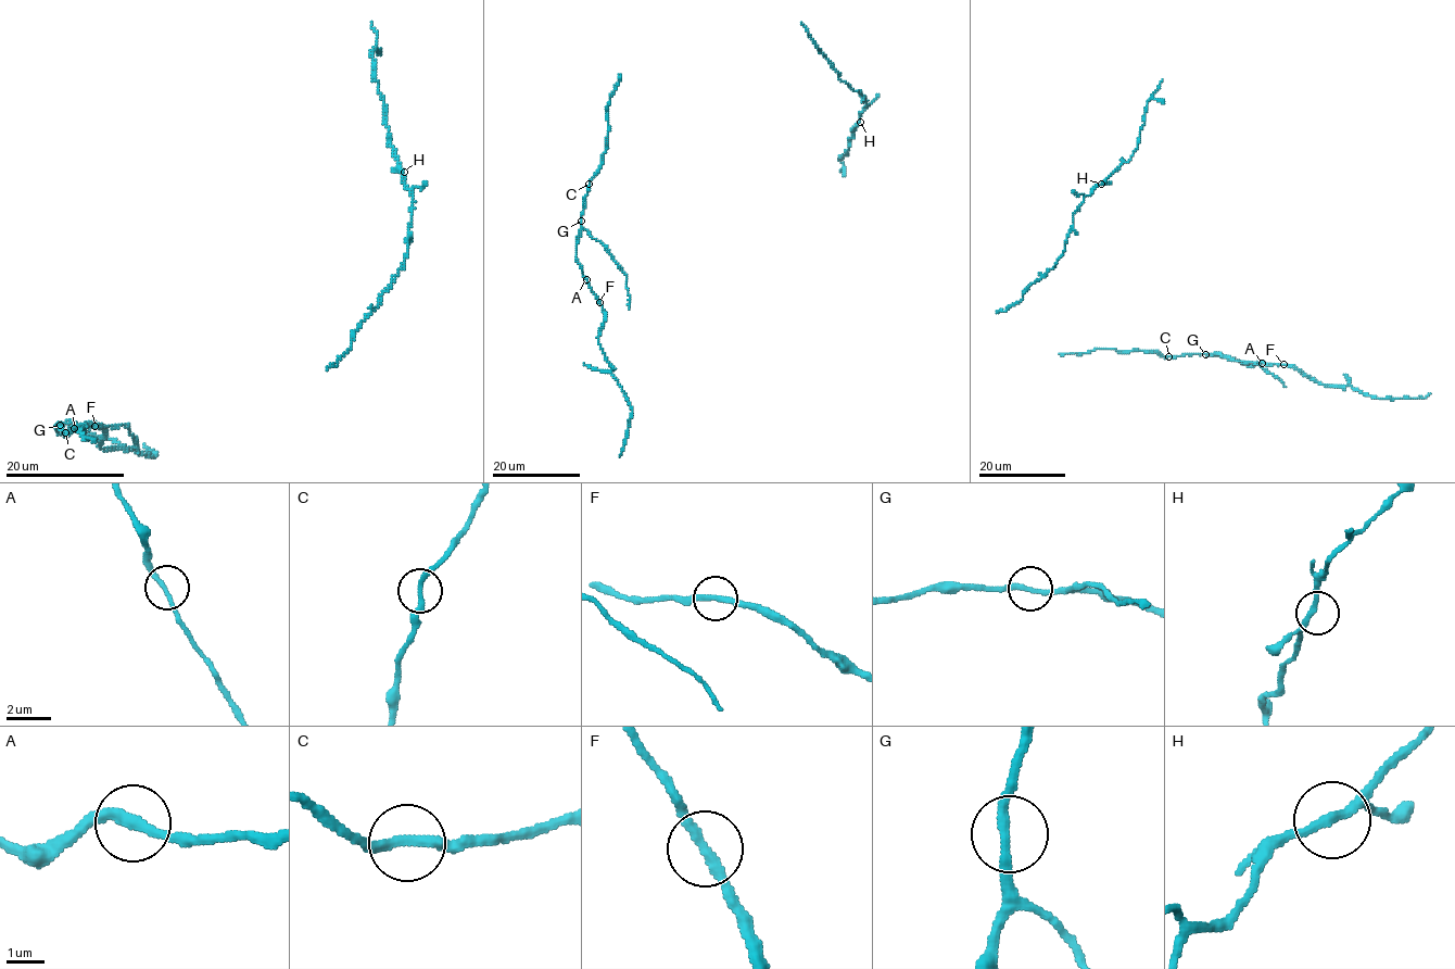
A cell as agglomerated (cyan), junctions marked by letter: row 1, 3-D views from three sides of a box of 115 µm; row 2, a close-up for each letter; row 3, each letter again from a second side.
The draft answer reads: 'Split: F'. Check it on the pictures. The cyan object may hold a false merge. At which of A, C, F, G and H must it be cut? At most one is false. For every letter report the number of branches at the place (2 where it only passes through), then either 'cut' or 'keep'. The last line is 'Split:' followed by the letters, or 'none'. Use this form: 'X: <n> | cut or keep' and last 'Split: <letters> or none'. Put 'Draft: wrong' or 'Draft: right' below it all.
A: 2 | keep
C: 2 | keep
F: 2 | cut
G: 2 | keep
H: 2 | keep
Split: F
Draft: right

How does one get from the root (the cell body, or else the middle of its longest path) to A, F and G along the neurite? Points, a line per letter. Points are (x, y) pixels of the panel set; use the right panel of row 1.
A: (1059, 353), (1115, 348), (1121, 352), (1154, 351), (1165, 356), (1221, 354), (1249, 365), (1262, 363)
F: (1059, 353), (1115, 348), (1121, 352), (1154, 351), (1165, 356), (1221, 354), (1249, 365), (1283, 364)
G: (1059, 353), (1112, 348), (1121, 352), (1154, 351), (1165, 356), (1205, 354)

